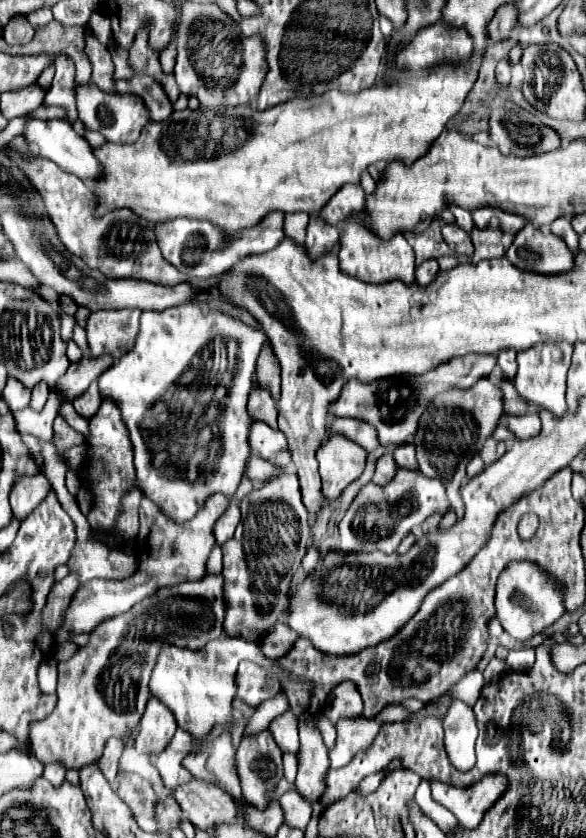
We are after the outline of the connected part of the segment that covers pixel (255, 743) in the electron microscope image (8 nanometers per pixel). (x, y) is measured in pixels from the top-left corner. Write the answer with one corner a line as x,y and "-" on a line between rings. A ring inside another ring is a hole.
263,731
255,737
243,737
241,745
237,749
237,775
241,781
241,791
243,799
251,805
255,805
259,811
267,809
271,799
269,795
277,789
277,783
283,777
283,767
281,767
281,749
279,745
271,739
269,731

